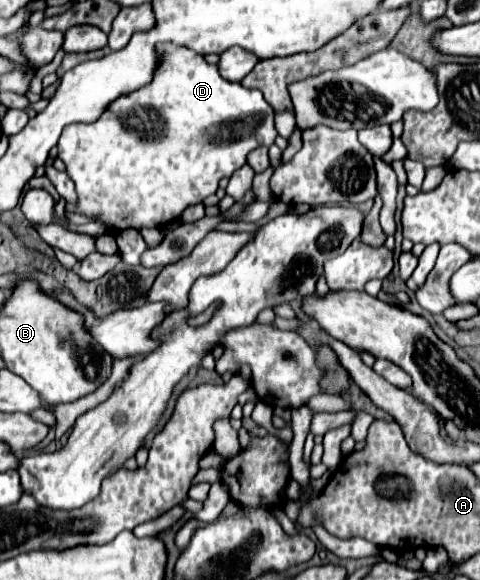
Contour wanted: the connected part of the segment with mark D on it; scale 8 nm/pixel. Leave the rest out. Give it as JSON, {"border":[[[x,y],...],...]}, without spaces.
{"border":[[[161,45],[157,53],[161,53],[163,61],[149,85],[117,97],[97,121],[65,127],[57,145],[59,159],[65,163],[77,189],[77,203],[65,205],[65,211],[105,223],[113,235],[121,229],[139,231],[179,219],[189,205],[201,203],[205,197],[213,195],[223,177],[231,177],[243,167],[249,151],[259,145],[271,147],[277,137],[273,107],[263,99],[261,91],[225,81],[217,65],[209,65],[201,55],[185,47]]]}

